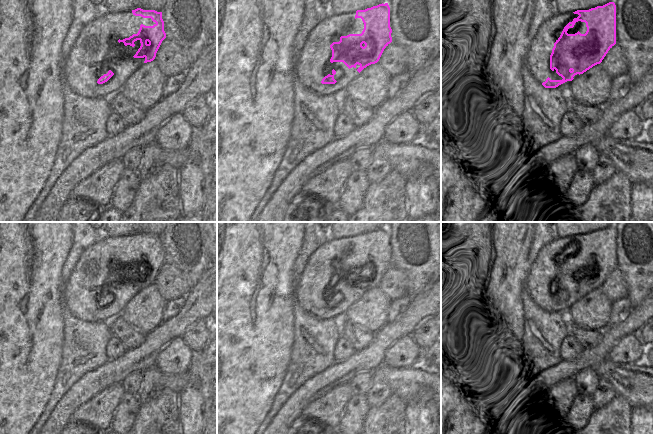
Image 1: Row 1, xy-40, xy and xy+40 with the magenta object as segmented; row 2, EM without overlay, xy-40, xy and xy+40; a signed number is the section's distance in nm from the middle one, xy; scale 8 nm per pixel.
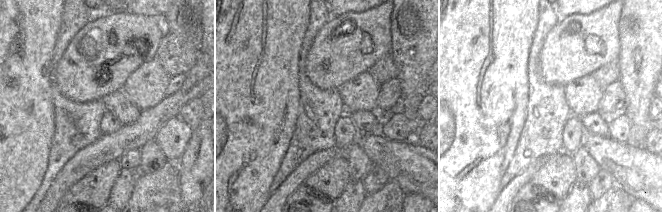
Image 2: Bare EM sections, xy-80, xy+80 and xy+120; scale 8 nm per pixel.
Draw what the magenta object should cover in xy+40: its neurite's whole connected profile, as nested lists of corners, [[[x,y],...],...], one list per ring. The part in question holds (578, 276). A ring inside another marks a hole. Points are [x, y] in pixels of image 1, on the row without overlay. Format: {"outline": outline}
{"outline": [[[609,226],[589,234],[555,238],[544,246],[528,270],[524,288],[545,312],[567,312],[570,306],[600,288],[616,268],[616,229]]]}

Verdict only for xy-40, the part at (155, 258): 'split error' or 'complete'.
split error

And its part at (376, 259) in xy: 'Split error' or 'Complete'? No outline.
Split error.

